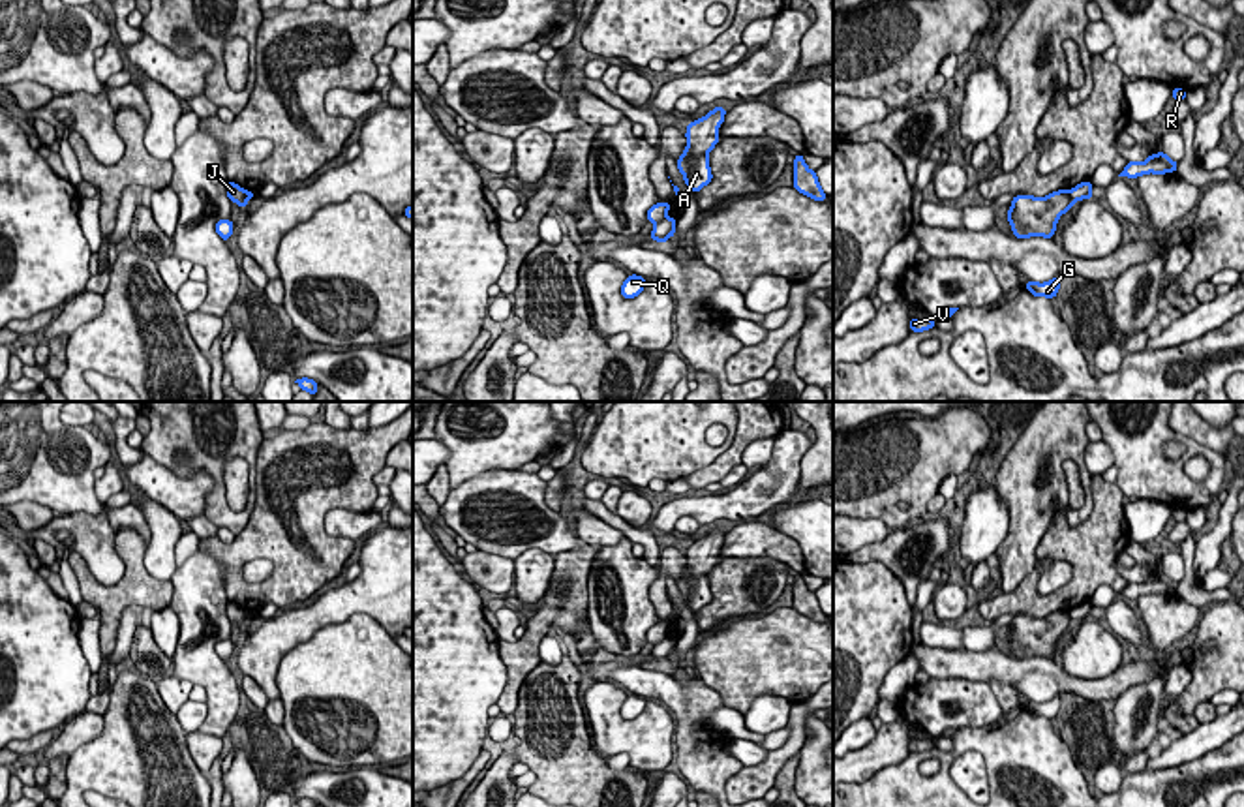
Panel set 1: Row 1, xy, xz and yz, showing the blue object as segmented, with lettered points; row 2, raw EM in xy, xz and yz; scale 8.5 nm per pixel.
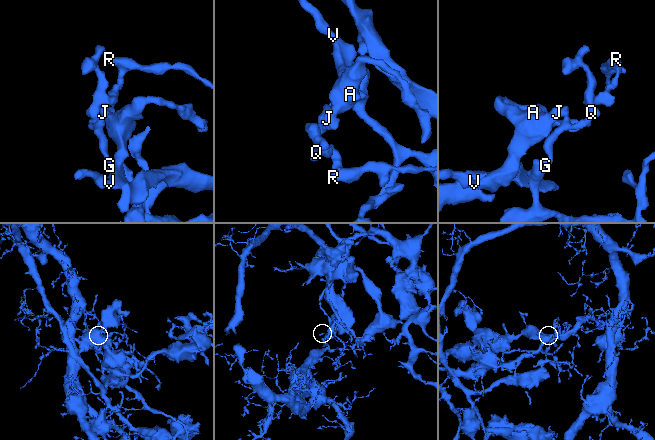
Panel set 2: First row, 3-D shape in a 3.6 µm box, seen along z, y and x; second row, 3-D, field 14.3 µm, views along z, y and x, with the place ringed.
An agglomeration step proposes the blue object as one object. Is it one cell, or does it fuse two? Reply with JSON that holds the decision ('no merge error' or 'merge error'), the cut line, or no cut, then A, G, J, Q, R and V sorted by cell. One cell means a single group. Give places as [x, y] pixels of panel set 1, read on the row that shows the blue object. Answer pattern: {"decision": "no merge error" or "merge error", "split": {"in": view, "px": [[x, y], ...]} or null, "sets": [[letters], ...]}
{"decision": "merge error", "split": {"in": "xz", "px": [[665, 216], [655, 226]]}, "sets": [["A", "J", "V"], ["G", "Q", "R"]]}

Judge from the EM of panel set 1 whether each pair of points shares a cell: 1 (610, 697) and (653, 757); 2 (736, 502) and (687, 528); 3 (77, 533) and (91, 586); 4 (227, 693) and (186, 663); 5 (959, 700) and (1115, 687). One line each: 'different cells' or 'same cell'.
1: same cell
2: different cells
3: different cells
4: same cell
5: different cells

